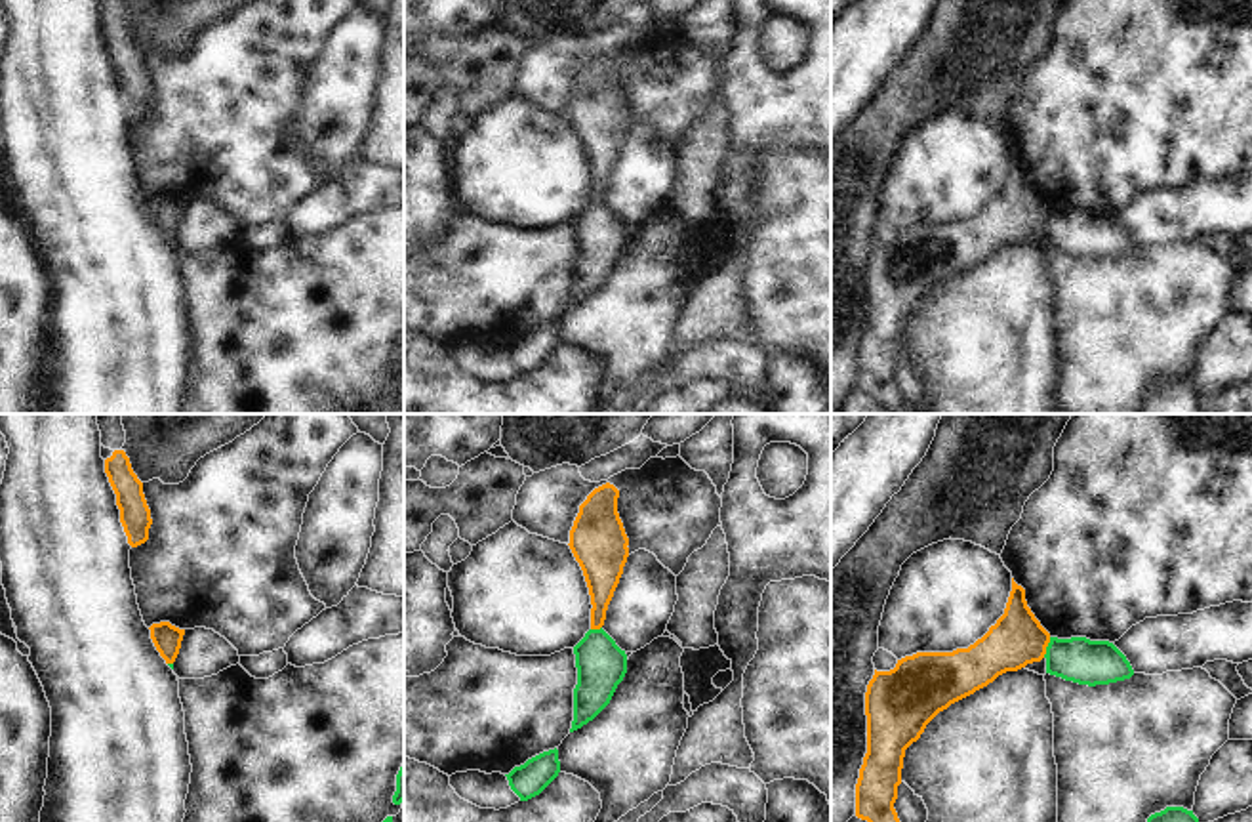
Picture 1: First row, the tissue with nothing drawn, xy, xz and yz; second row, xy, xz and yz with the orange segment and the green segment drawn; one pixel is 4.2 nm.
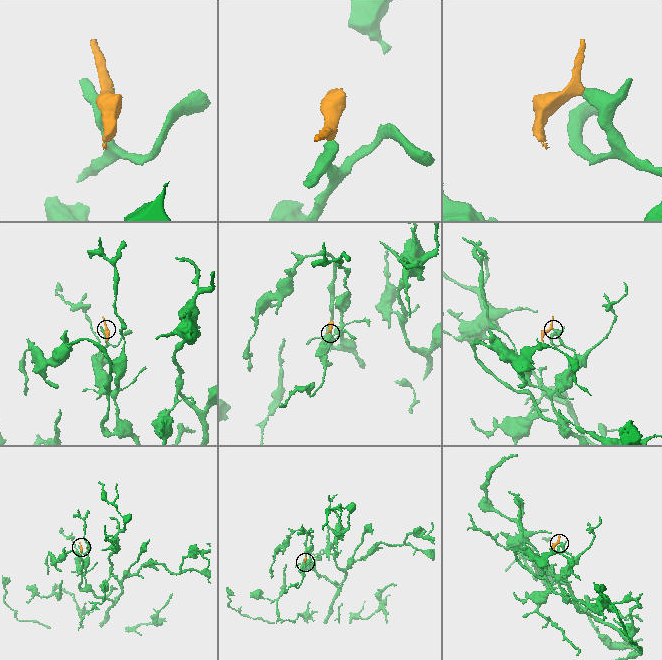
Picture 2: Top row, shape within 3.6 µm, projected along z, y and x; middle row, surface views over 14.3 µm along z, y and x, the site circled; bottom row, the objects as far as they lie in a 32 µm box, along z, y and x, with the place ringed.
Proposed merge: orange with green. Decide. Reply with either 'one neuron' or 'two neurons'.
two neurons

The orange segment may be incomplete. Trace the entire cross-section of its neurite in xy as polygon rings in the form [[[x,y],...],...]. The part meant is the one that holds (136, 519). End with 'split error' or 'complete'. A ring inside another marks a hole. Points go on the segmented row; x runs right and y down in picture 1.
[[[97,414],[97,425],[101,431],[101,444],[112,450],[112,456],[105,460],[105,473],[116,494],[120,523],[128,544],[137,547],[149,540],[152,519],[143,494],[143,483],[133,473],[130,458],[122,450],[126,442],[122,414]]]; split error

